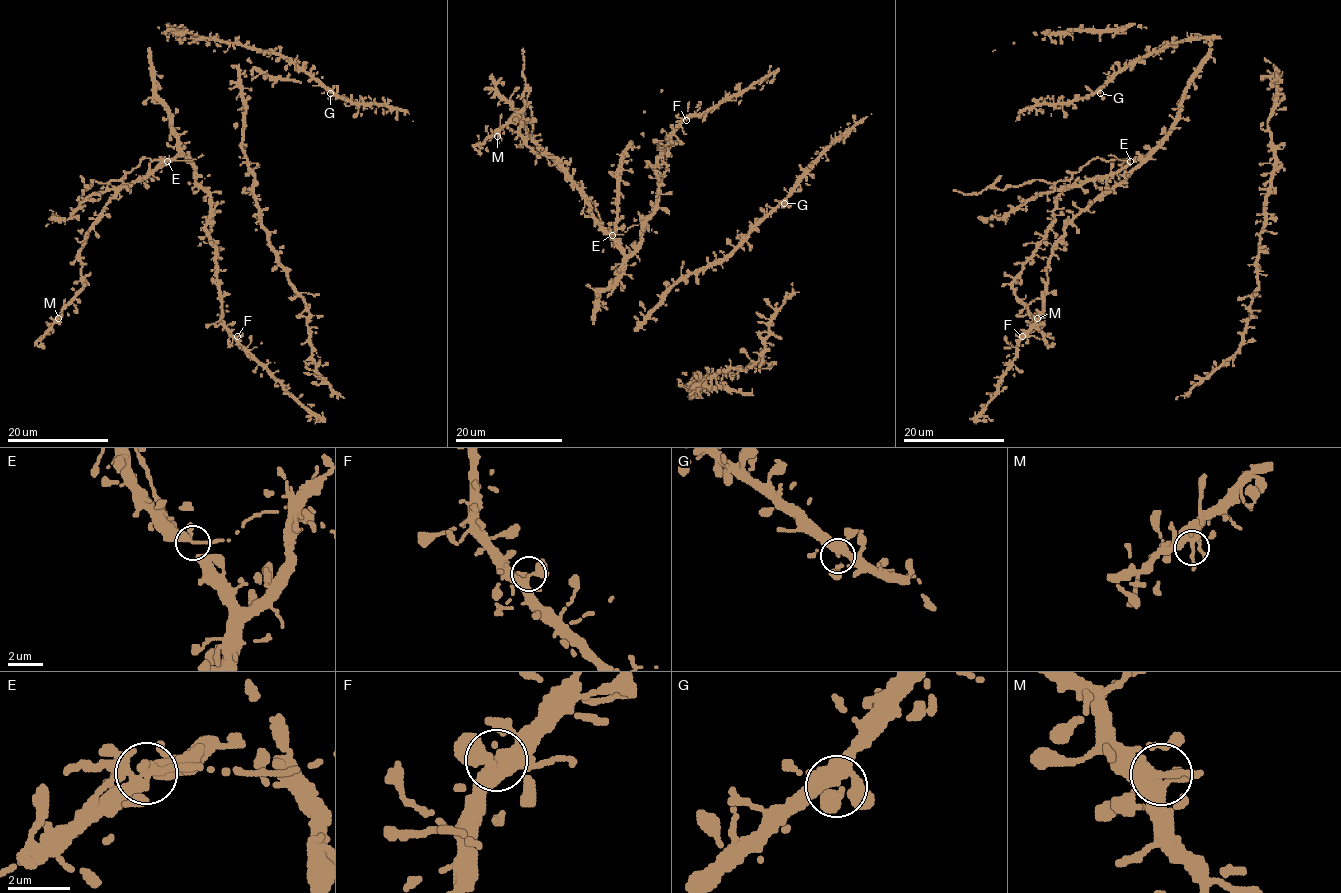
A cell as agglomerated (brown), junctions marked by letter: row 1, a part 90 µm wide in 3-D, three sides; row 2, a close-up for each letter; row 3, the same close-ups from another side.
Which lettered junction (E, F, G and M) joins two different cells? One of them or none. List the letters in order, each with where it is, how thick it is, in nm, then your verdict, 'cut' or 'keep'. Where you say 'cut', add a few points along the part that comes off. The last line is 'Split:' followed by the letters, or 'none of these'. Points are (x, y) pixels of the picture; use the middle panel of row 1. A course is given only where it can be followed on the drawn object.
E: place (612, 235); calibre 280 nm; cut; course (611, 234), (603, 226), (583, 189), (535, 143), (523, 73), (523, 48)
F: place (686, 120); calibre 300 nm; keep
G: place (784, 203); calibre 320 nm; keep
M: place (497, 136); calibre 320 nm; keep
Split: E

